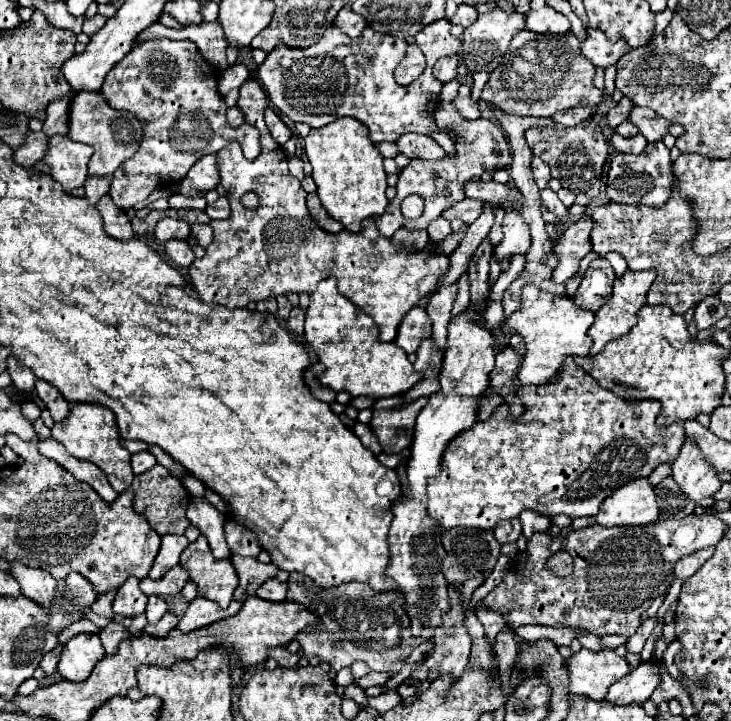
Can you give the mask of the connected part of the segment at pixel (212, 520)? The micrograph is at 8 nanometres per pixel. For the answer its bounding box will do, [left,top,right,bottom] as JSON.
[187,499,231,559]

